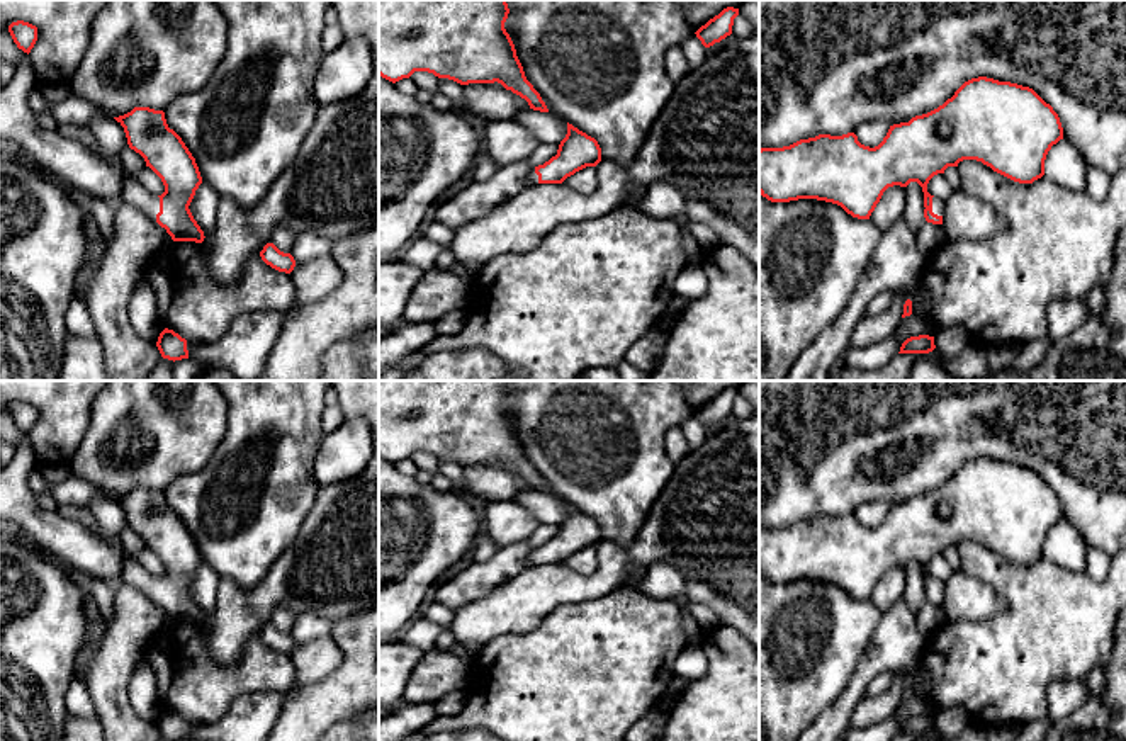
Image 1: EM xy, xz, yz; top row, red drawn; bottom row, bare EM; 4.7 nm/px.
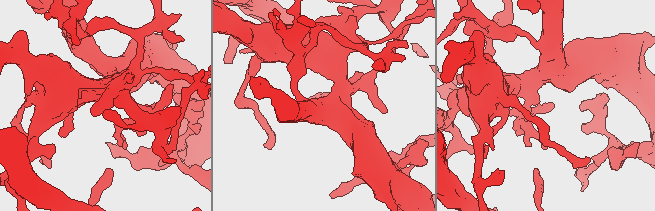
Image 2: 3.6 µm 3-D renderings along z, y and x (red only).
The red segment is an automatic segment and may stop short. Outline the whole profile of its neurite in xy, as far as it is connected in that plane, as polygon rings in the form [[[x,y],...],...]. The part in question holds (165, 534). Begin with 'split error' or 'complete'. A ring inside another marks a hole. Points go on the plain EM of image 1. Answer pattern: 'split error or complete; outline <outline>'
split error; outline [[[134,488],[114,500],[124,508],[129,529],[144,539],[146,547],[165,566],[165,573],[155,576],[138,561],[126,557],[122,583],[148,595],[166,610],[173,622],[202,624],[204,612],[189,590],[202,557],[182,518],[168,508],[165,493]]]

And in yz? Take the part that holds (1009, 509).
split error; outline [[[978,457],[965,462],[937,489],[890,506],[875,529],[861,525],[854,513],[819,515],[783,529],[761,529],[759,574],[771,583],[825,581],[853,598],[870,600],[888,568],[917,563],[924,573],[926,602],[943,605],[944,581],[927,573],[934,556],[963,540],[977,540],[1014,563],[1033,564],[1044,556],[1046,535],[1060,520],[1063,508],[1058,495],[1033,469]]]

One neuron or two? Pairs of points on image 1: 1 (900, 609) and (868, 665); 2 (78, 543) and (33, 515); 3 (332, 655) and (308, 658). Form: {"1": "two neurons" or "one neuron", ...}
{"1": "one neuron", "2": "one neuron", "3": "one neuron"}

